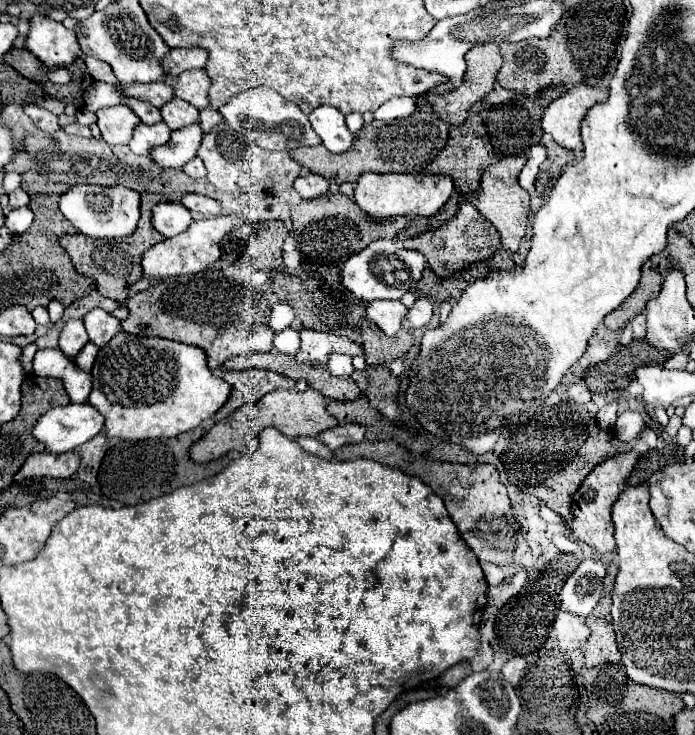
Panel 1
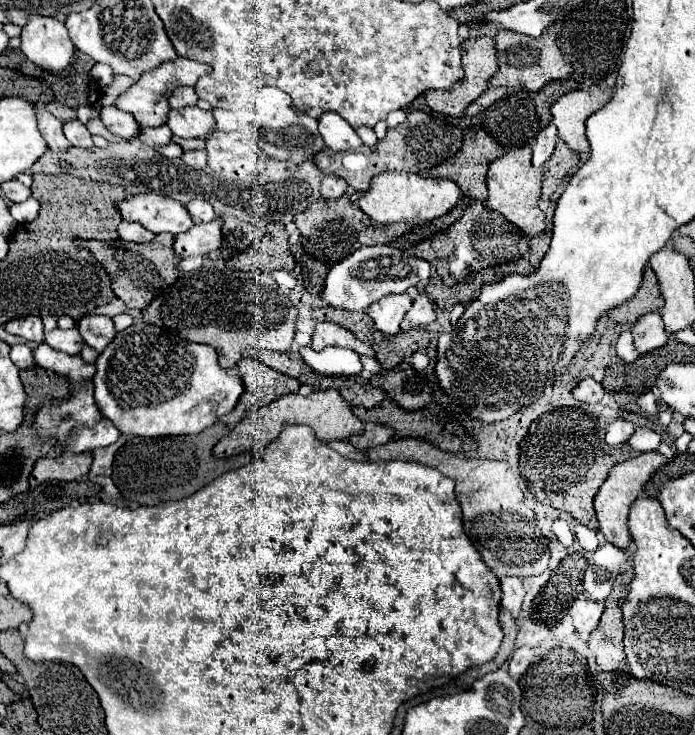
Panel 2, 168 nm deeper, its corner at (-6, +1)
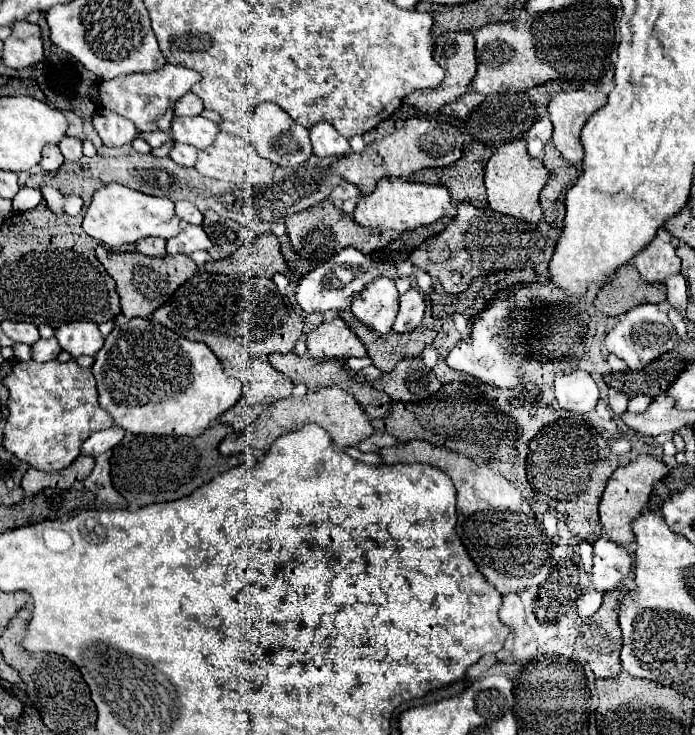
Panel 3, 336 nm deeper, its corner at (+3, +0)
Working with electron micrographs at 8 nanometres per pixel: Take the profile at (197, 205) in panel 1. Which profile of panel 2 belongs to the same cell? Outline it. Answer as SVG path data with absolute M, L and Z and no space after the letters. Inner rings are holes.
M194 199L186 205L186 209L190 211L190 215L196 219L196 221L212 221L216 217L214 213L214 207L208 203L208 201L202 201L202 199Z

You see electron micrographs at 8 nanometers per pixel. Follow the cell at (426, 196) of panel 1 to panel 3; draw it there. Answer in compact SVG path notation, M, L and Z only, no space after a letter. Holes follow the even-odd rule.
M397 178L381 180L375 192L371 192L369 196L363 196L357 202L357 208L353 212L355 222L361 226L387 228L387 230L399 230L399 232L433 224L443 216L455 216L455 208L453 208L447 188L417 184L417 182L407 182L407 180L397 180Z

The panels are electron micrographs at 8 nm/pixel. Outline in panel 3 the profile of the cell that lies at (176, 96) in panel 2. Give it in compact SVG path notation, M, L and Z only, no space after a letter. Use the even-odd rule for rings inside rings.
M187 92L185 96L181 96L181 100L177 100L175 104L177 116L199 116L203 110L205 110L203 102L193 92Z

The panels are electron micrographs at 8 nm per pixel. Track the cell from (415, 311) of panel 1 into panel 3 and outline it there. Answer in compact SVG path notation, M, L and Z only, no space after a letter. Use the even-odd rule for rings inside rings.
M417 288L407 290L399 296L399 314L393 322L393 330L397 332L413 332L421 326L421 318L425 312L423 296Z

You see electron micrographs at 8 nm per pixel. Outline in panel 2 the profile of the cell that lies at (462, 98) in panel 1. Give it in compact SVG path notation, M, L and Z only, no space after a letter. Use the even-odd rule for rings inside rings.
M482 37L482 39L470 39L470 43L462 43L462 67L464 67L464 79L460 83L456 83L452 89L448 91L428 91L426 93L426 103L444 115L452 115L452 117L462 117L464 111L468 109L470 103L474 103L486 89L488 89L488 81L490 77L498 71L498 63L496 63L496 45L492 37Z

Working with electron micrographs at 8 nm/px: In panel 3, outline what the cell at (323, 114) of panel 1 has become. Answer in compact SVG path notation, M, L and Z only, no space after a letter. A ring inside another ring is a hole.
M319 122L311 128L311 144L313 144L313 154L319 158L325 156L337 158L351 150L347 138L343 138L331 124L325 122Z

